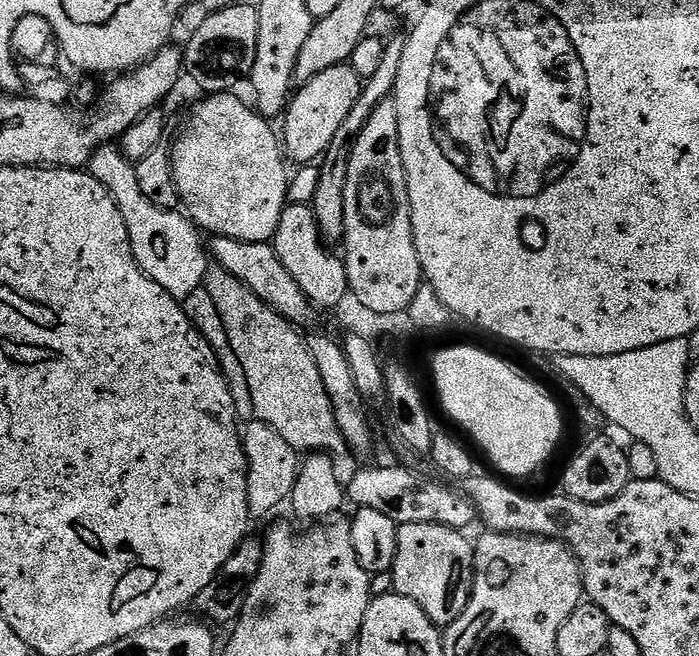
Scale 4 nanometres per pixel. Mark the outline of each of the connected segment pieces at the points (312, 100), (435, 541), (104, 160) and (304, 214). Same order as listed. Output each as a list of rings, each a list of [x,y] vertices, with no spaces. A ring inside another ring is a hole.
[[[351,63],[330,66],[330,70],[322,70],[322,74],[310,78],[310,82],[299,85],[282,117],[282,148],[287,159],[297,160],[295,163],[300,166],[319,161],[342,122],[346,122],[354,102],[358,102],[361,87],[360,75],[352,69]]]
[[[402,524],[398,530],[398,554],[394,558],[391,573],[395,595],[410,598],[437,626],[453,624],[466,610],[472,598],[474,579],[474,544],[463,531],[437,524]]]
[[[105,146],[98,149],[92,155],[90,171],[94,178],[98,178],[98,182],[106,186],[106,190],[110,190],[114,202],[118,202],[118,210],[122,210],[122,218],[130,234],[132,253],[141,270],[174,299],[191,301],[203,285],[204,276],[210,267],[210,256],[206,244],[200,241],[201,233],[196,225],[183,211],[154,206],[154,202],[142,194],[135,163],[126,159],[119,147]]]
[[[288,204],[282,210],[278,230],[274,237],[274,247],[286,274],[298,282],[302,294],[317,309],[336,308],[345,299],[349,299],[348,275],[343,259],[336,256],[331,247],[320,237],[320,227],[314,218],[311,207],[307,204]]]

